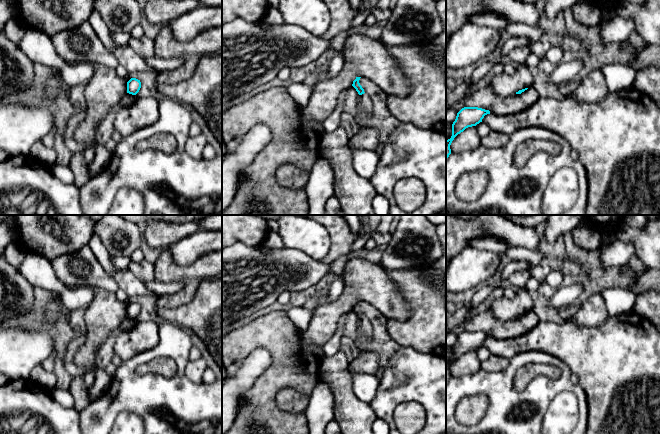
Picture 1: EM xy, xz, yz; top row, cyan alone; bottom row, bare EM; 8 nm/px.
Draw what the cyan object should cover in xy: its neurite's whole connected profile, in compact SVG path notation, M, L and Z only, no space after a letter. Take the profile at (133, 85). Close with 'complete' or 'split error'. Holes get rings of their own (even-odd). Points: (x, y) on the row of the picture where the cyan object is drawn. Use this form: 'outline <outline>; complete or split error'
outline M131 78L127 82L127 93L129 94L136 95L139 92L140 88L141 88L141 82L136 78Z; complete

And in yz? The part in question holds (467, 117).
outline M464 107L457 113L456 119L452 124L452 136L446 140L446 160L451 154L450 145L454 138L466 128L476 126L482 122L482 119L487 114L490 114L489 110L478 107Z; complete

